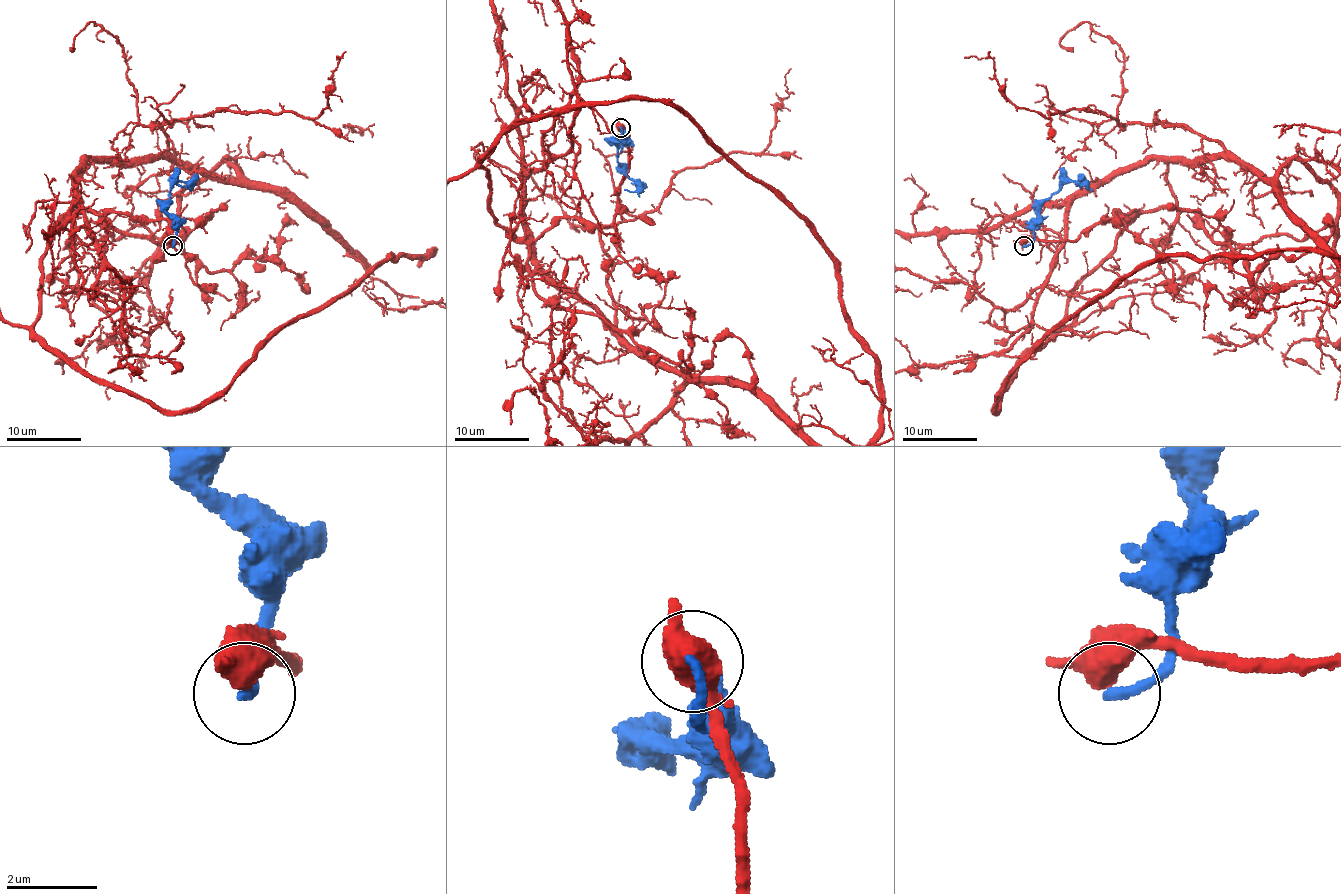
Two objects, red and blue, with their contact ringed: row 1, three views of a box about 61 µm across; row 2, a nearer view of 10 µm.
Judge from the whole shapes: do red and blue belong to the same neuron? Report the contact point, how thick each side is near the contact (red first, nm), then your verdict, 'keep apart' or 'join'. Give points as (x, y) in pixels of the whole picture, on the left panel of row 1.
(172, 246) | 460/240 nm | keep apart

